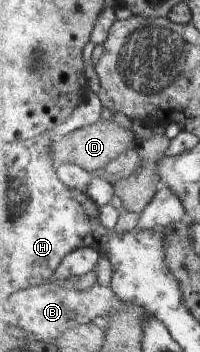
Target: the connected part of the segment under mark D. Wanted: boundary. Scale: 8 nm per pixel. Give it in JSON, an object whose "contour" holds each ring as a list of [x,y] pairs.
{"contour":[[[100,120],[94,125],[83,127],[64,137],[59,137],[57,142],[52,145],[51,151],[52,157],[56,159],[57,168],[64,164],[78,164],[86,171],[92,172],[105,169],[109,163],[136,145],[136,135],[130,128],[121,127],[112,120]]]}

